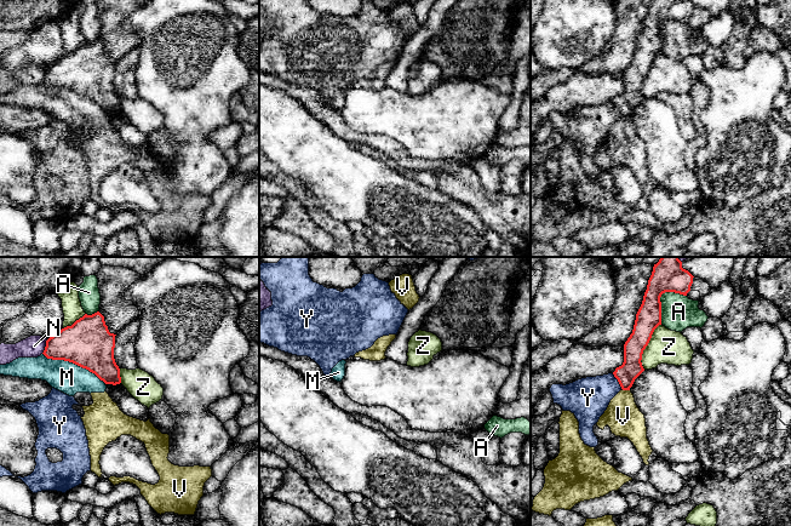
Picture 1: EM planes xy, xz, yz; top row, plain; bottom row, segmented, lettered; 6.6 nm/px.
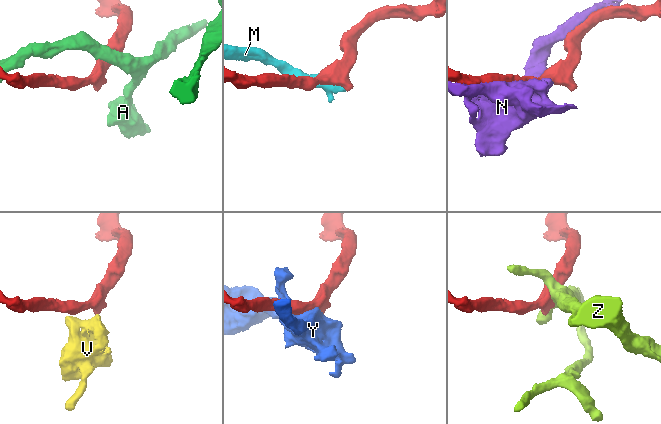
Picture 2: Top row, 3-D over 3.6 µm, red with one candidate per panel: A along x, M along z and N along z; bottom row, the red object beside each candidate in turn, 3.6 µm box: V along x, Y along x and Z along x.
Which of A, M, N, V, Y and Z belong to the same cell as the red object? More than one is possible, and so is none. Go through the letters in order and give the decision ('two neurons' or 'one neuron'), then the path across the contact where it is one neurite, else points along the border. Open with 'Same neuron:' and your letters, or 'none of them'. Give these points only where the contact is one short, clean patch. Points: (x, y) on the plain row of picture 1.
Same neuron: none of them
A: two neurons
M: two neurons
N: two neurons
V: two neurons; border along yz (622, 116), (629, 119)
Y: two neurons
Z: two neurons

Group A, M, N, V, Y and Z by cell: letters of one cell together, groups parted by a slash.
A / M V / N / Y / Z

